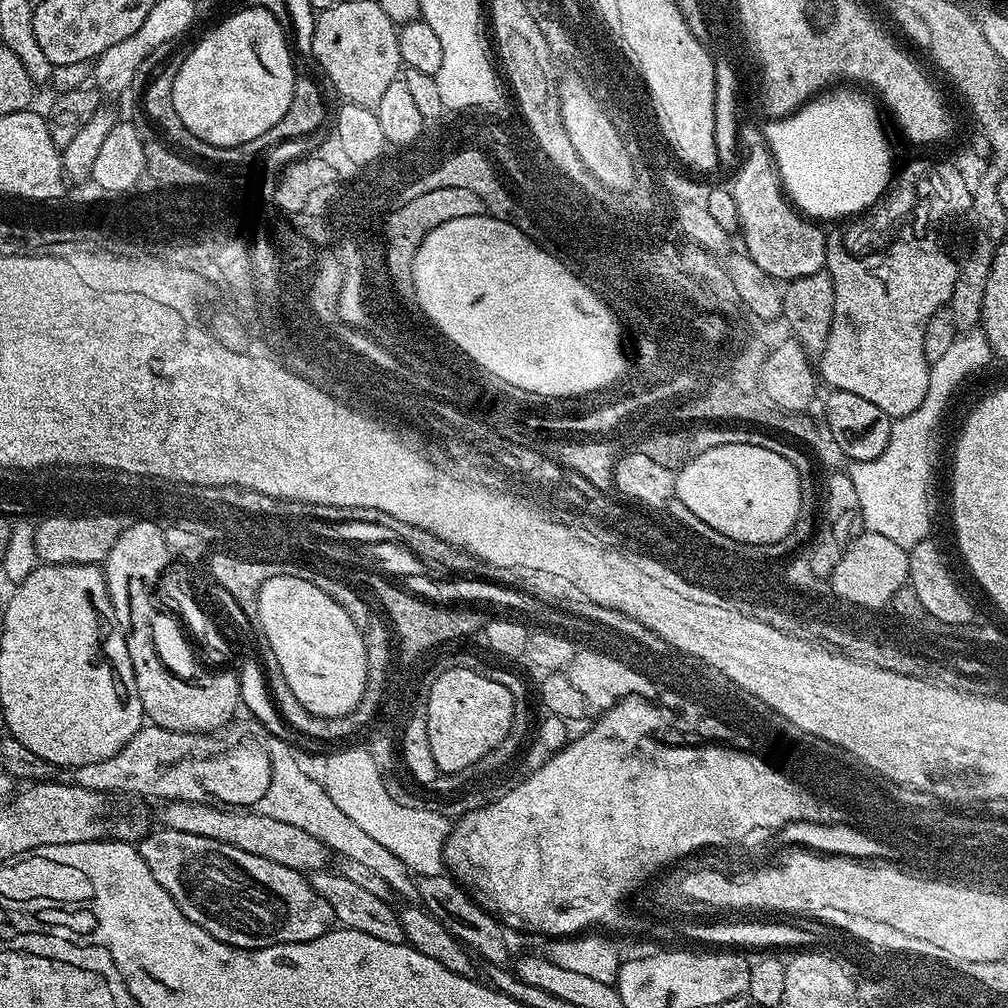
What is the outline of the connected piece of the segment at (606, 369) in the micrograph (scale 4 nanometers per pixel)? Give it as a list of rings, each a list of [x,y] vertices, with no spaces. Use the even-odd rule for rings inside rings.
[[[452,218],[450,222],[442,222],[442,226],[426,234],[426,238],[418,246],[415,258],[412,259],[412,265],[410,287],[416,292],[416,303],[419,304],[427,323],[448,332],[451,340],[456,340],[457,346],[462,346],[466,349],[466,354],[474,357],[474,362],[478,362],[486,370],[496,372],[498,378],[512,380],[513,386],[536,388],[536,392],[546,394],[574,394],[584,392],[584,388],[604,387],[608,380],[616,377],[616,372],[620,372],[620,352],[616,352],[616,344],[608,333],[612,329],[612,316],[608,316],[608,312],[604,312],[604,308],[600,308],[600,304],[596,304],[596,300],[592,300],[592,296],[588,296],[588,292],[584,292],[580,284],[570,282],[570,270],[562,271],[559,266],[553,266],[544,252],[528,252],[528,244],[520,244],[520,236],[512,236],[512,228],[496,228],[496,220],[476,222]]]

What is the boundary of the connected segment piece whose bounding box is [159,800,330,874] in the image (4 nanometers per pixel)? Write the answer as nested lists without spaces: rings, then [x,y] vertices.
[[[170,800],[159,805],[160,824],[170,830],[182,830],[186,834],[198,834],[202,838],[217,840],[223,844],[234,846],[238,850],[246,850],[246,854],[258,854],[258,858],[270,858],[270,862],[278,862],[278,866],[290,866],[295,872],[311,874],[327,869],[330,849],[314,834],[302,830],[298,826],[290,826],[290,822],[278,822],[278,818],[266,818],[266,814],[254,814],[243,810],[229,810],[214,804],[199,804],[185,800]]]

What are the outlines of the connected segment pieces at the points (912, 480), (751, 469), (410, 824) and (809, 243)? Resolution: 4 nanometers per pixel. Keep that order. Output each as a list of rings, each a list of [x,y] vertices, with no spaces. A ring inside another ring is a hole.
[[[973,330],[957,335],[950,350],[928,369],[926,398],[914,414],[906,414],[891,421],[889,444],[882,454],[872,461],[858,461],[847,465],[846,471],[858,490],[860,516],[863,527],[885,535],[890,542],[912,549],[922,540],[929,539],[928,532],[928,439],[940,424],[956,387],[967,376],[980,372],[993,359],[992,348],[983,331]]]
[[[727,444],[726,446],[708,447],[705,453],[698,454],[693,460],[689,460],[688,463],[681,465],[679,471],[674,476],[674,496],[677,501],[680,499],[679,507],[683,511],[693,512],[702,522],[729,538],[746,544],[766,545],[779,545],[783,542],[782,540],[787,541],[789,539],[794,522],[797,521],[800,503],[802,502],[799,472],[790,464],[788,456],[785,453],[780,453],[780,450],[776,448],[766,449],[762,446],[750,446],[749,444]]]
[[[349,747],[325,758],[322,783],[330,798],[334,798],[334,806],[338,806],[350,822],[366,830],[366,834],[370,834],[370,838],[377,840],[381,846],[386,846],[386,850],[398,854],[398,858],[402,858],[417,877],[441,875],[445,867],[444,843],[450,839],[450,820],[448,824],[442,813],[431,812],[426,806],[409,812],[392,803],[381,787],[372,760],[368,760],[363,752],[351,752]]]
[[[745,151],[732,178],[730,191],[734,206],[738,206],[738,236],[744,239],[742,248],[748,258],[779,282],[806,278],[806,274],[821,271],[826,264],[828,249],[825,229],[801,215],[788,199],[772,153]]]

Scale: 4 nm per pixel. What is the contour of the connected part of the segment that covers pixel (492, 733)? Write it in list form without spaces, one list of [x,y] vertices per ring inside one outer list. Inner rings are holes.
[[[461,666],[455,668],[446,668],[443,672],[439,673],[436,681],[433,684],[433,689],[430,690],[429,696],[429,710],[428,710],[428,733],[430,734],[430,751],[434,754],[434,762],[438,762],[441,773],[467,773],[467,768],[472,768],[481,763],[484,756],[490,754],[503,739],[506,738],[508,731],[512,726],[512,718],[515,714],[515,704],[512,701],[512,694],[507,689],[506,685],[502,685],[500,682],[492,681],[490,678],[486,678],[483,672],[476,671],[472,666]]]

